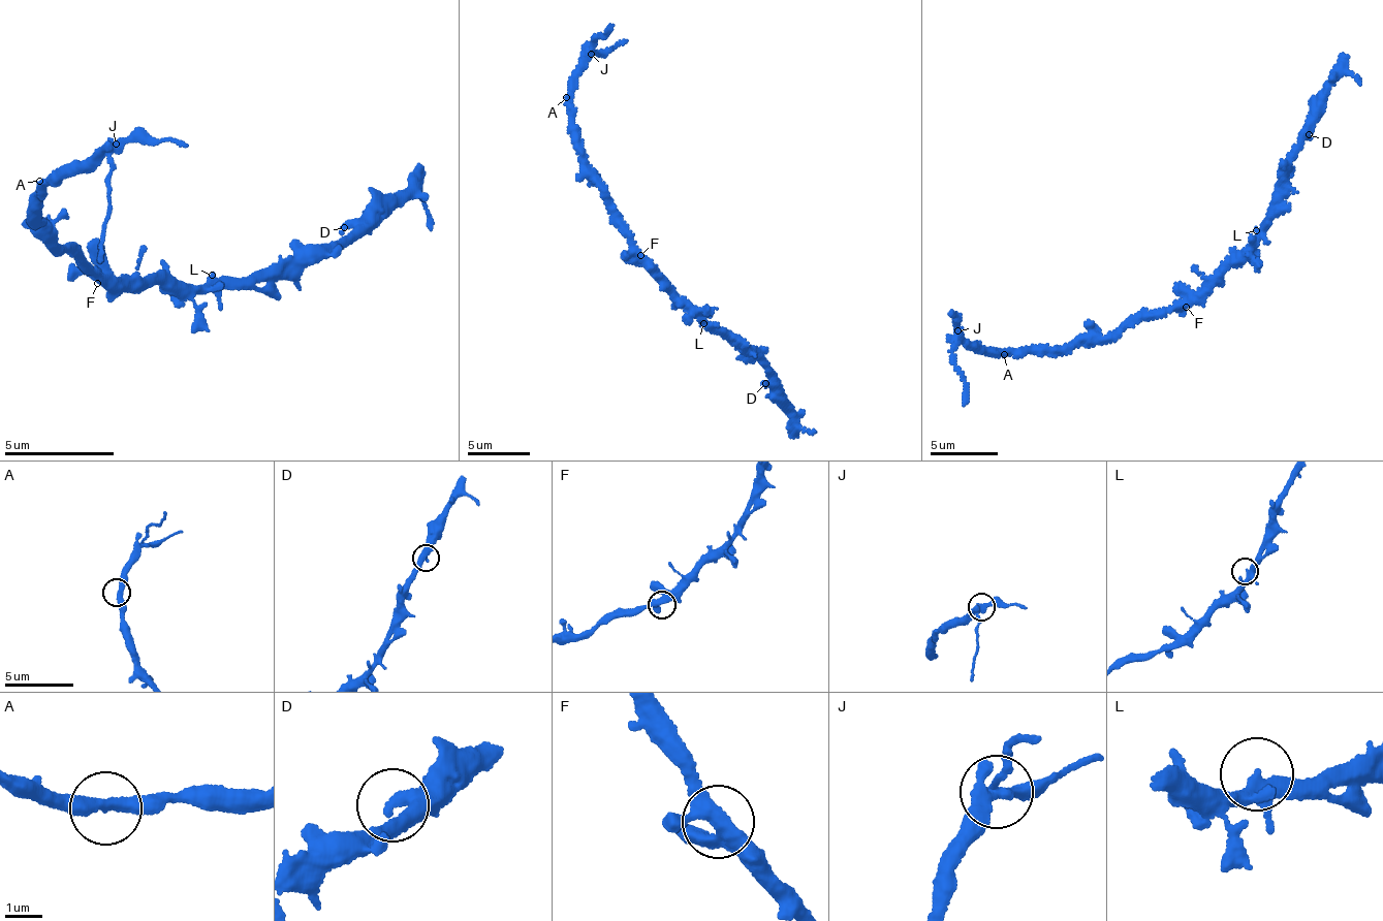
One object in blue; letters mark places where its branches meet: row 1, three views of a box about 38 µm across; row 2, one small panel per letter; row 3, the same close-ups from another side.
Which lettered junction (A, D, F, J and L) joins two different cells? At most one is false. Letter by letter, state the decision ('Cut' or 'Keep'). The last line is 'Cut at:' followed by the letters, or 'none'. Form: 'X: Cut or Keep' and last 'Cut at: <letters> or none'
A: Keep
D: Keep
F: Keep
J: Cut
L: Keep
Cut at: J

